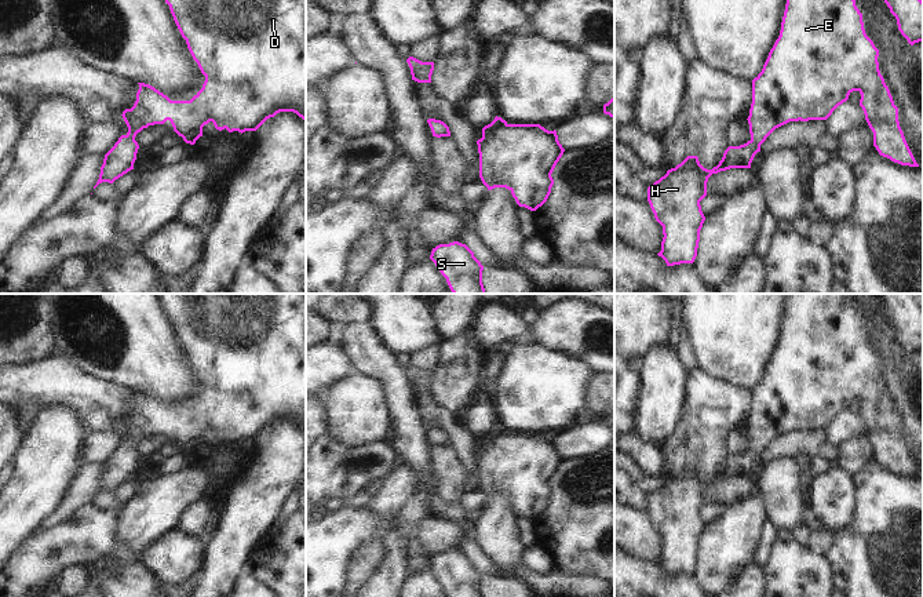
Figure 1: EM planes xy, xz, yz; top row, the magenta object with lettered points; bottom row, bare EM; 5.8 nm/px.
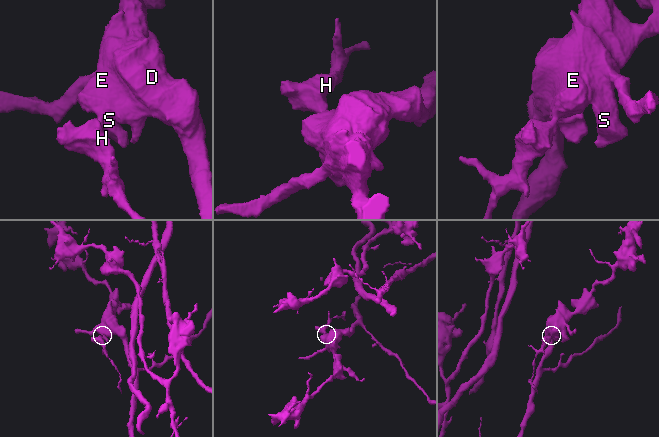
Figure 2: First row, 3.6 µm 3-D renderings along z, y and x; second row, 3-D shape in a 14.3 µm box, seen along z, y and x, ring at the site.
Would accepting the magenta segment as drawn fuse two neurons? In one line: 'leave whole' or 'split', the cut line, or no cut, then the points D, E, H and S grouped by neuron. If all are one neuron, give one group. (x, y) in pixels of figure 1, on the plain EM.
leave whole; cut none; groups D E H S

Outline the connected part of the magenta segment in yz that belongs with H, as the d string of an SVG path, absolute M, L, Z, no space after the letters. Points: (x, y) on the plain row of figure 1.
M792 294L780 345L762 381L752 389L752 412L747 427L751 448L740 455L729 455L712 478L704 477L697 465L687 465L647 496L647 510L664 543L657 564L667 575L693 572L697 565L705 529L700 510L707 505L707 491L712 483L751 477L760 454L776 437L789 430L827 429L853 400L861 403L860 415L879 463L901 474L919 476L900 436L898 416L879 379L879 358L865 342L854 303L855 294Z

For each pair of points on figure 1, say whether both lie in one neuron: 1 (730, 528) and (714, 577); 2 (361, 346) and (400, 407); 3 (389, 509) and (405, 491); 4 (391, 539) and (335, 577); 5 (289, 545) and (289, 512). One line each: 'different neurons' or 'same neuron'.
1: same neuron
2: same neuron
3: same neuron
4: different neurons
5: different neurons

